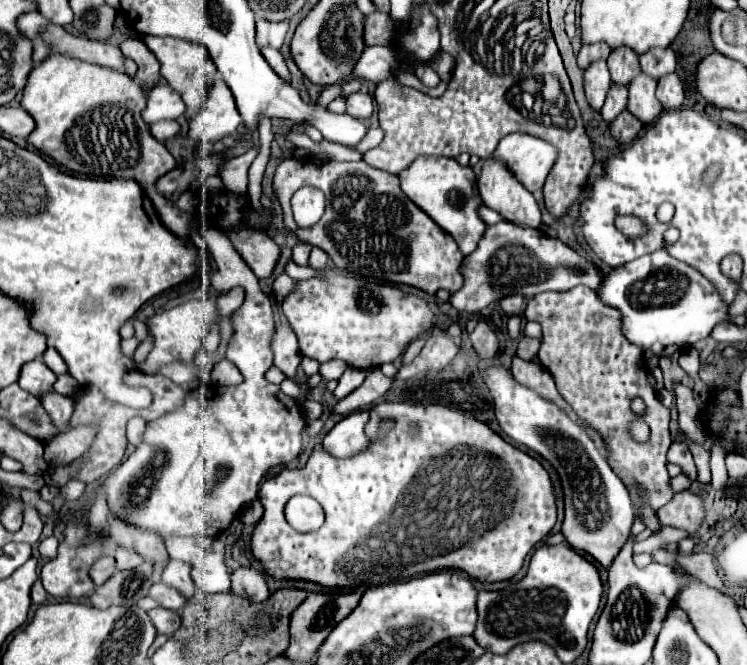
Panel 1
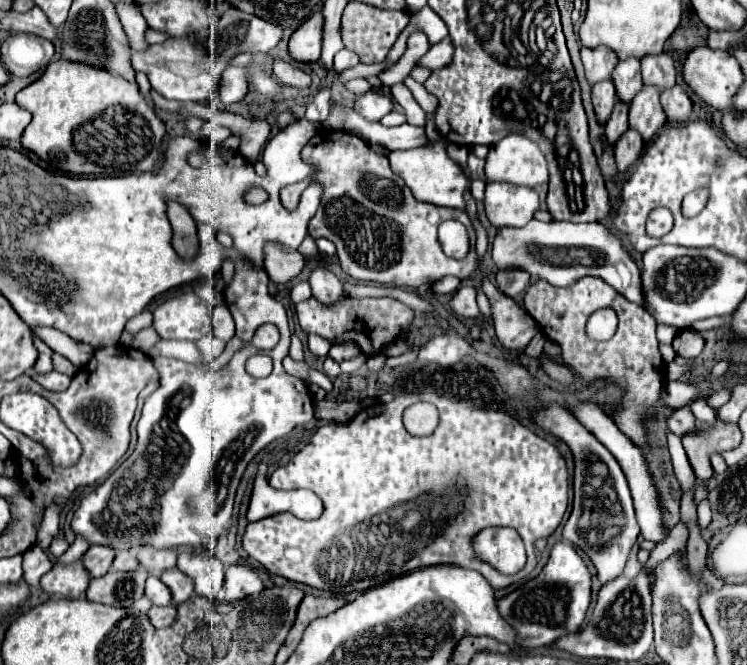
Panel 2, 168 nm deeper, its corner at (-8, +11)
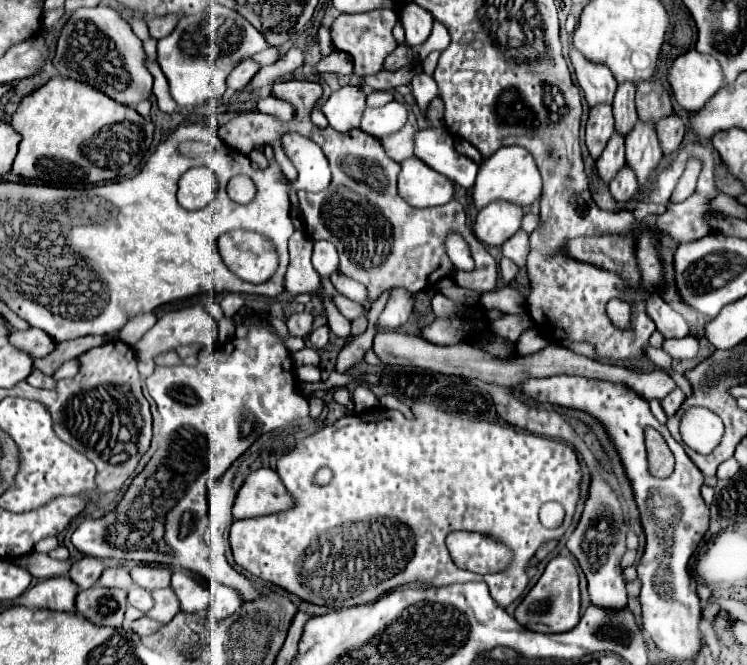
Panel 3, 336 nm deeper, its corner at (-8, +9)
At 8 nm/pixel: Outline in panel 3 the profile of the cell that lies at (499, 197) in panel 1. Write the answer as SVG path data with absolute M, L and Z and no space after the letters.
M494 201L482 211L478 211L474 221L474 235L478 241L490 247L500 247L506 239L510 239L518 229L524 211L518 205L506 201Z

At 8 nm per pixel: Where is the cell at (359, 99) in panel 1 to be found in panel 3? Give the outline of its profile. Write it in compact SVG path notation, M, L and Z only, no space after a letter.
M390 101L380 109L368 107L362 117L360 129L364 129L370 135L376 135L380 139L380 137L398 133L406 125L406 121L408 121L408 111L406 111L404 103Z

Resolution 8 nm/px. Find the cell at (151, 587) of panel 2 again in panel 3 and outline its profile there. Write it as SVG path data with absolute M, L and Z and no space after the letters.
M132 587L132 589L128 591L128 603L130 603L132 607L144 611L144 613L150 611L150 607L154 605L150 591L146 591L146 589L142 589L142 587Z

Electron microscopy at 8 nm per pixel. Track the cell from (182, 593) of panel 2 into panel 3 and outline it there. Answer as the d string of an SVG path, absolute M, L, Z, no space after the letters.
M158 589L152 591L152 599L154 599L154 607L146 613L150 619L158 621L158 623L168 623L174 619L174 615L180 611L180 603L176 599L176 595L172 593L172 589Z

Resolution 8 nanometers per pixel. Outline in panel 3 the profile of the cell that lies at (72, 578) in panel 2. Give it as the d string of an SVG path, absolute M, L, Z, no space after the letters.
M52 577L30 587L18 603L34 609L50 609L62 613L74 613L74 599L78 587L68 577Z

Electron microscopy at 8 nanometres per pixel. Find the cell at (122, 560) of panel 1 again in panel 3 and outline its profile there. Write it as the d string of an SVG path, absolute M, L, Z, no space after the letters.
M108 567L100 575L100 585L104 587L114 587L114 589L130 589L134 583L124 567Z

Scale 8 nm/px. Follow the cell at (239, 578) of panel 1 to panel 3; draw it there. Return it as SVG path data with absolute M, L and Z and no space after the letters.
M216 585L216 587L212 587L212 601L210 601L208 613L204 615L204 621L218 623L218 621L230 617L240 605L242 605L242 599L238 597L238 593L234 589Z

